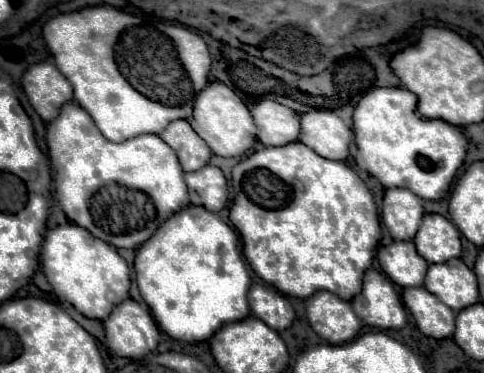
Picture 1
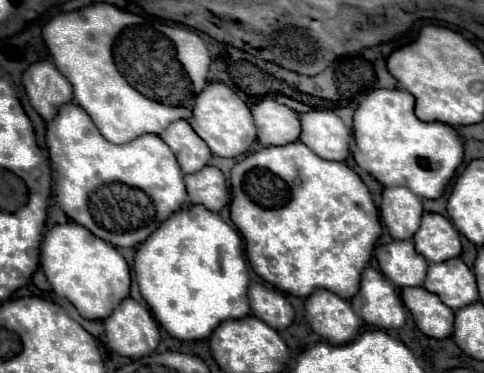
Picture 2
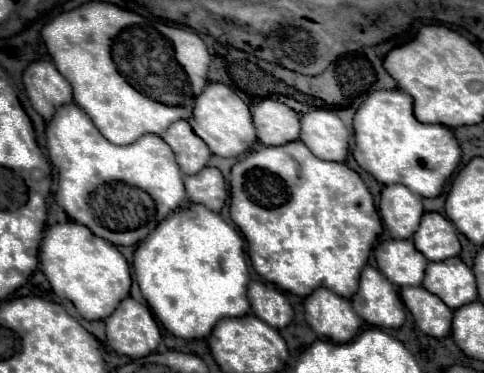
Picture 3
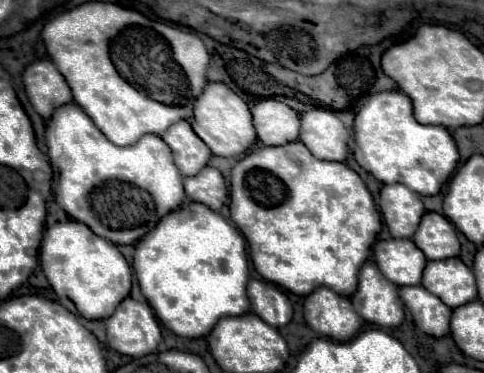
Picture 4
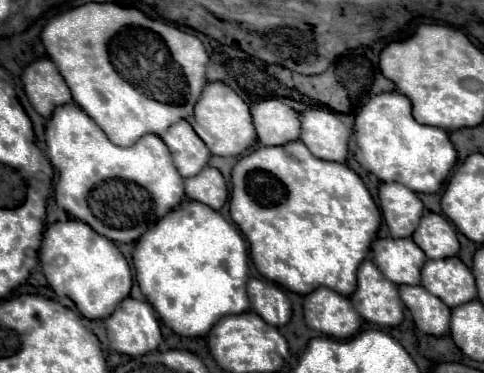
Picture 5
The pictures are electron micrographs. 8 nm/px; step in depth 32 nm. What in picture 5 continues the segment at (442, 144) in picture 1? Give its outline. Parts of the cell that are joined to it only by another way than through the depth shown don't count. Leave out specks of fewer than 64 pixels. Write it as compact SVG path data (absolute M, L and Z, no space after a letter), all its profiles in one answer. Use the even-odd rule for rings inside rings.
M396 90L376 94L362 106L355 115L354 134L358 149L353 158L364 170L372 172L380 182L400 182L414 192L438 192L458 160L448 132L418 124L412 116L410 100Z

